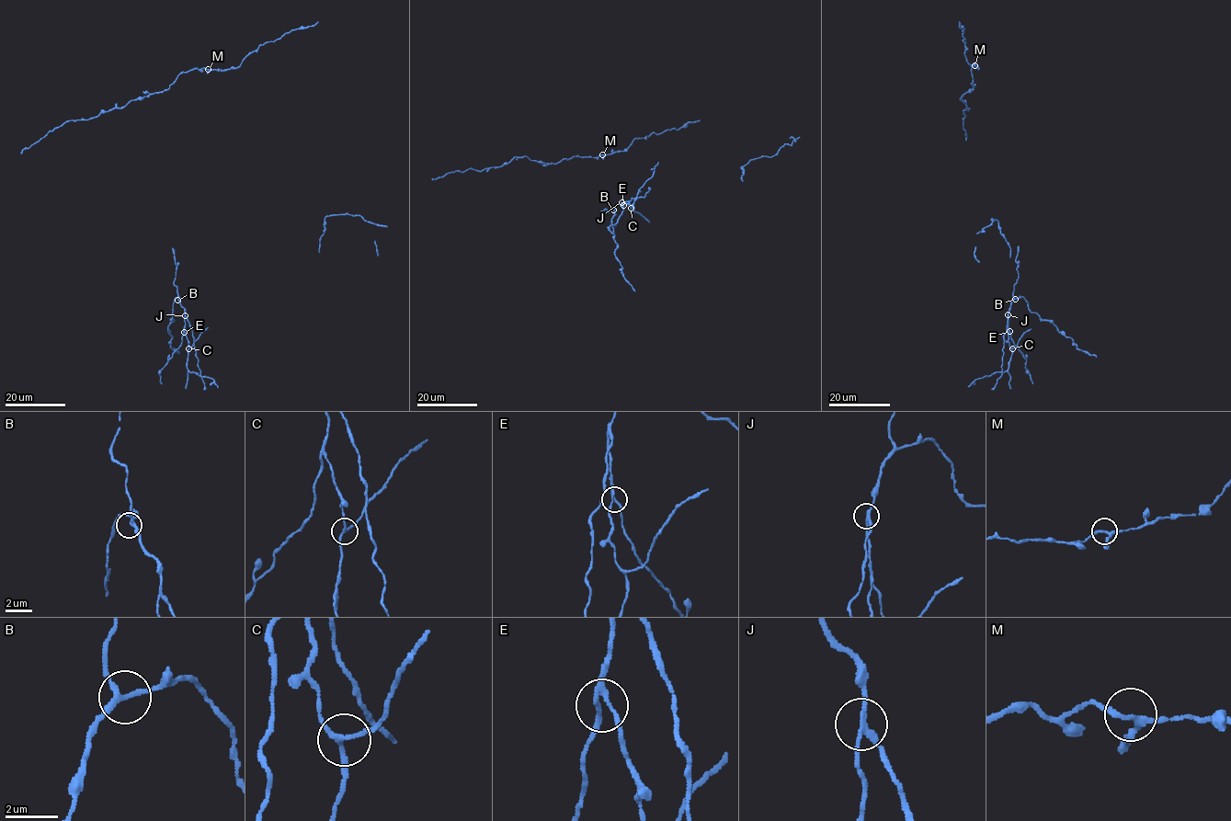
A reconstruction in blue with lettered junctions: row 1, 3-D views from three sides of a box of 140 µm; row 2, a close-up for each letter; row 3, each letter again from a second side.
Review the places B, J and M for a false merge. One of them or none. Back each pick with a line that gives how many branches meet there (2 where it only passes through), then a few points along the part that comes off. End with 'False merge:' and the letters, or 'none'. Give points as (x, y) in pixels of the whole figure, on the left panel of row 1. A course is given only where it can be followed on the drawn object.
J: 3 | (185, 315), (187, 369), (213, 379), (218, 387)
False merge: J

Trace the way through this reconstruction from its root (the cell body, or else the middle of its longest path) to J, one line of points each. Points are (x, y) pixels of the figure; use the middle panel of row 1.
J: (604, 210), (609, 211), (621, 202)

